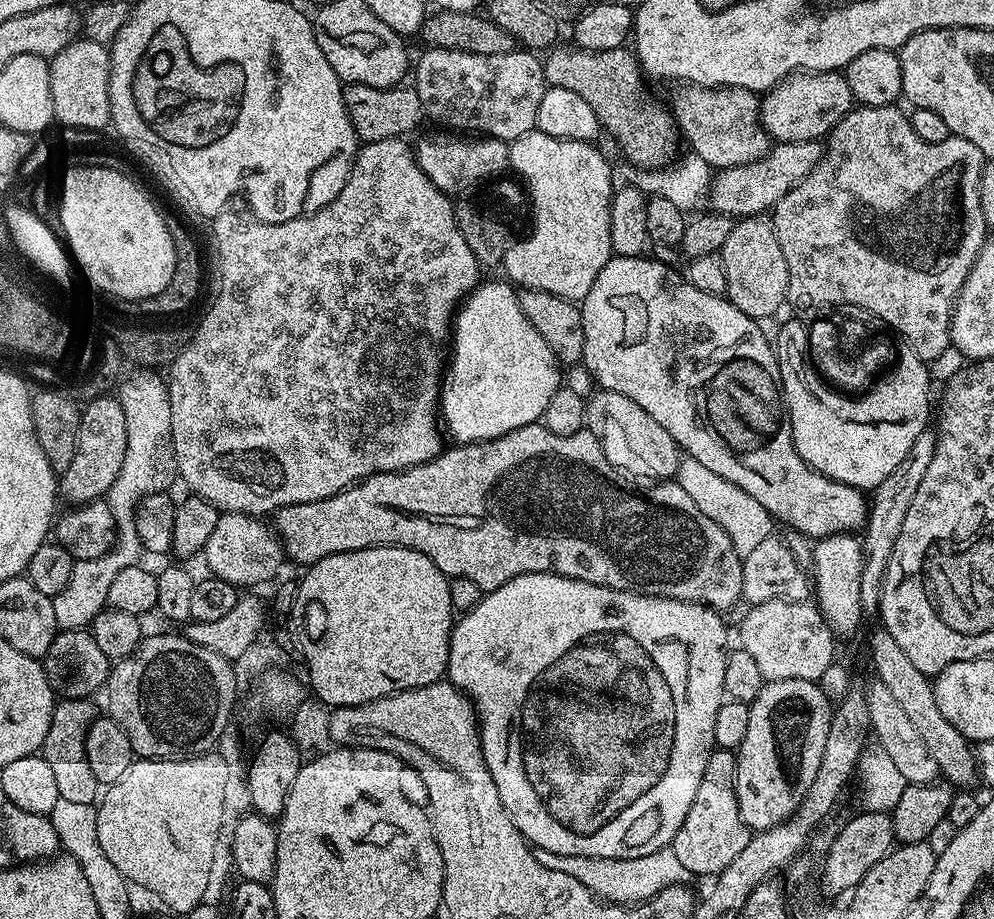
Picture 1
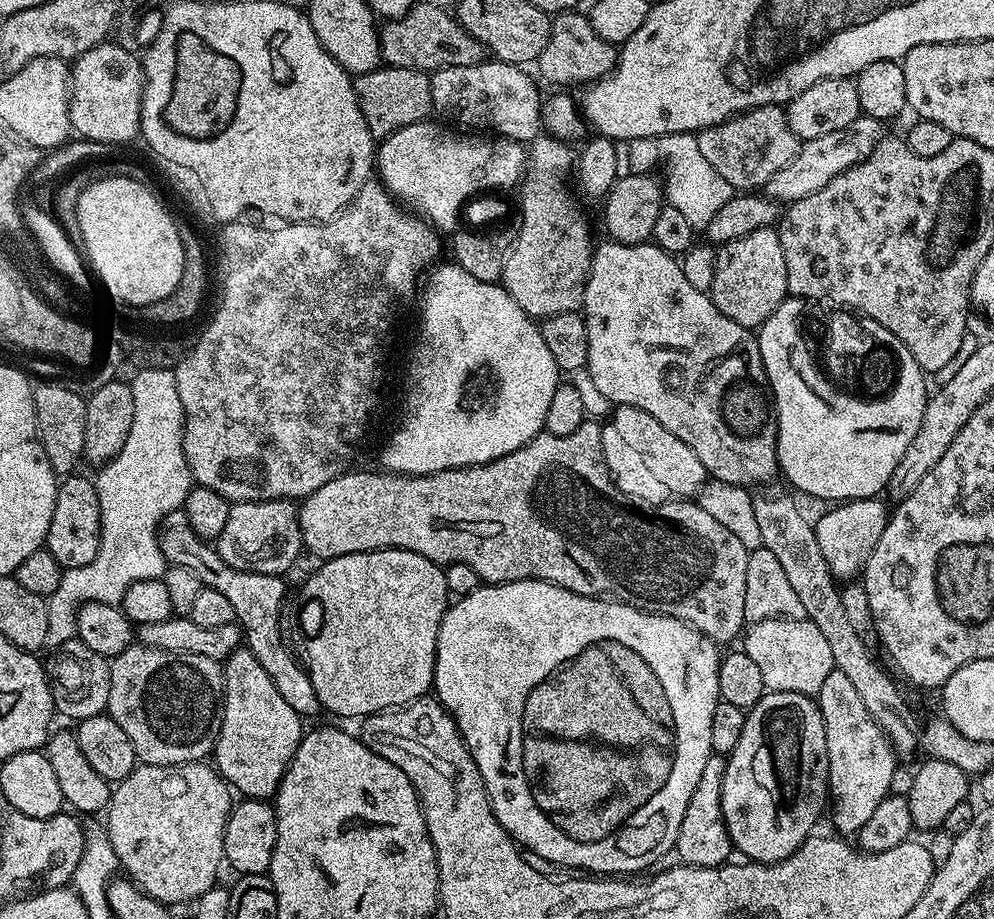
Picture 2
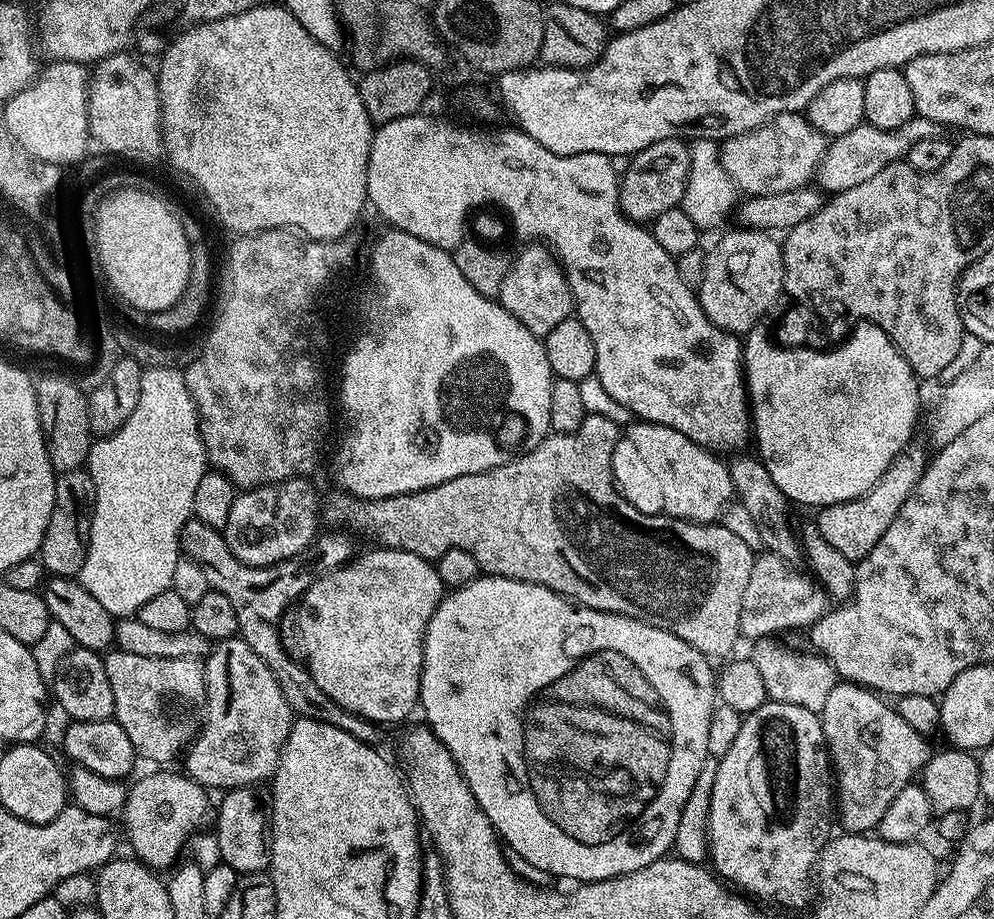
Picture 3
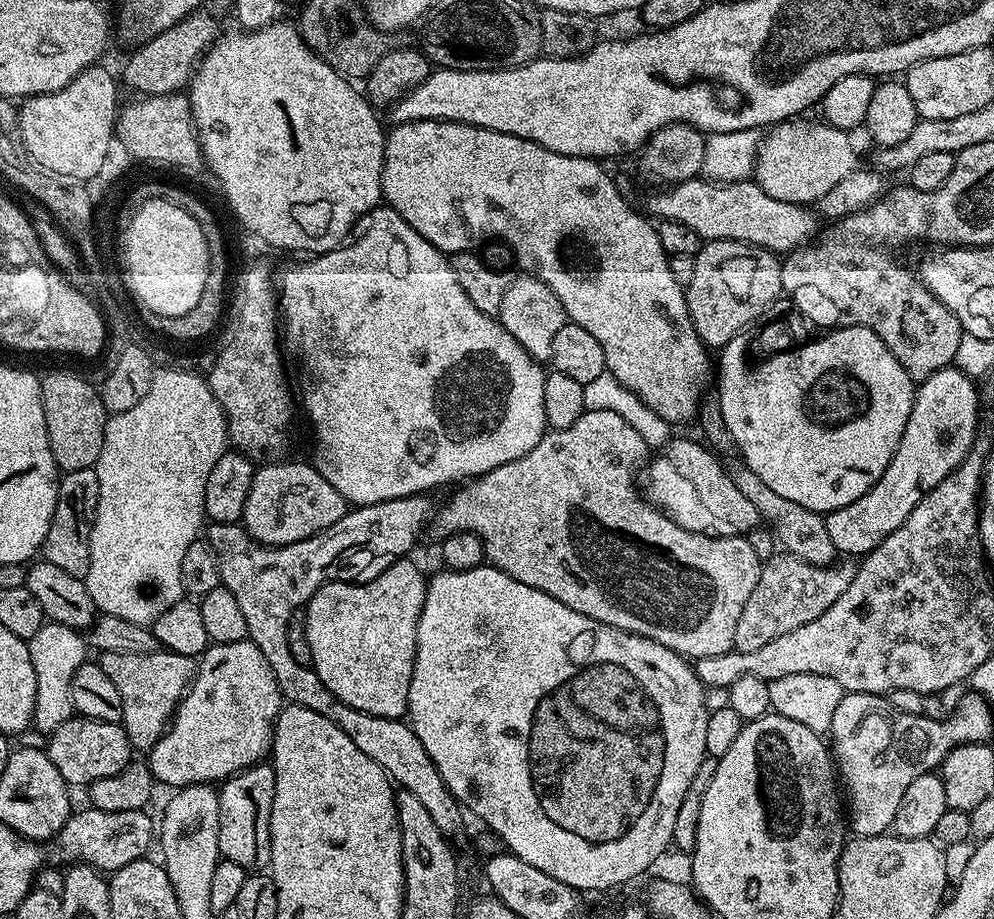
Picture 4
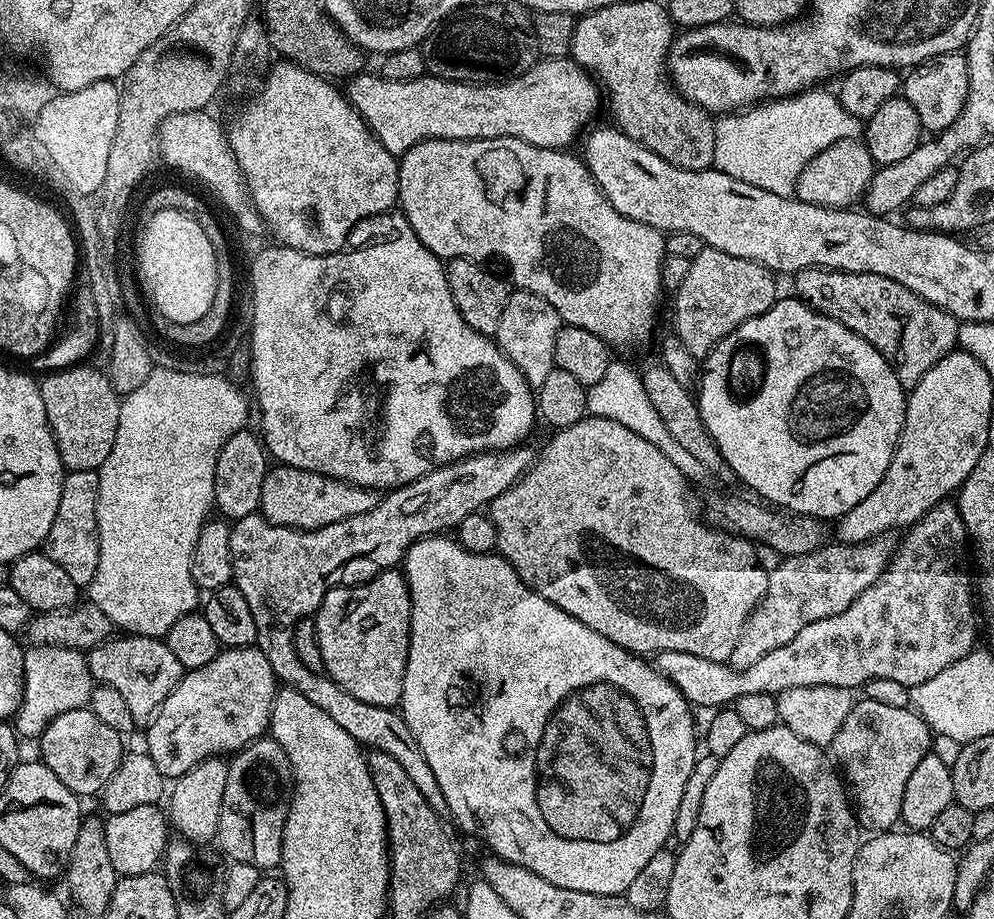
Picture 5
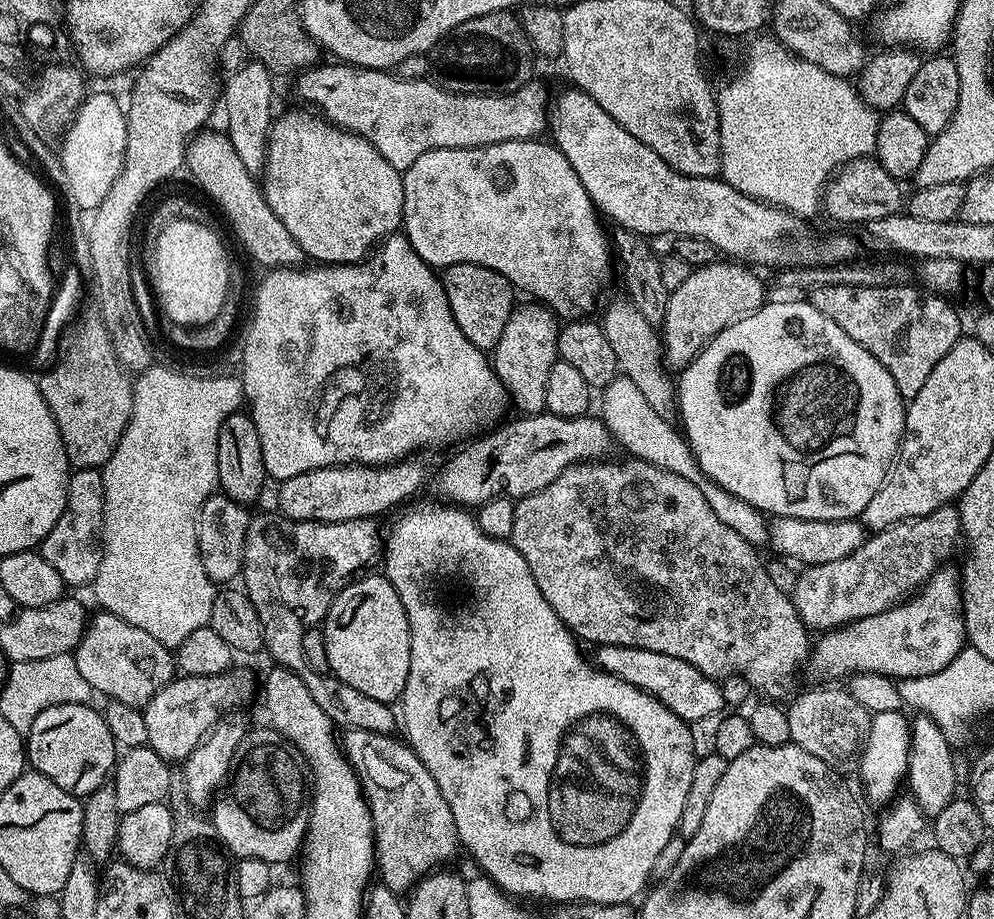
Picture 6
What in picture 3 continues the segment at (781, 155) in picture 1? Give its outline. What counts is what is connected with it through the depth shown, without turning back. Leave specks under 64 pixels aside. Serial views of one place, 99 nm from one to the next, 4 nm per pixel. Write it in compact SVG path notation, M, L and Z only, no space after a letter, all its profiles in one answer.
M919 114L913 116L910 122L902 122L894 131L878 130L868 123L858 125L850 134L835 137L827 145L824 157L816 168L815 183L825 193L835 194L850 190L850 186L858 186L869 178L874 178L878 170L886 170L886 166L903 161L907 157L910 146L914 142L922 142L922 138L941 135L941 125L930 122Z

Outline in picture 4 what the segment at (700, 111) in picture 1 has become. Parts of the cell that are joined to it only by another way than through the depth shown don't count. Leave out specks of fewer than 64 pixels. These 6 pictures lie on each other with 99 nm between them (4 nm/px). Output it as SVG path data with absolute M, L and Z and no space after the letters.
M785 122L777 124L761 139L759 148L756 149L756 167L754 169L754 183L770 198L778 198L778 202L787 204L815 205L827 194L832 187L838 186L846 177L857 171L856 148L852 145L852 136L842 129L836 128L827 122L820 124L796 124L800 122Z

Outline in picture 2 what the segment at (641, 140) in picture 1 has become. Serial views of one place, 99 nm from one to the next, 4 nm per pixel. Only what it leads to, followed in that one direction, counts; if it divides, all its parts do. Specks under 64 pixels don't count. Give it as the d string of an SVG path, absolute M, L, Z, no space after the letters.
M573 10L571 12L560 12L557 16L551 17L551 21L550 38L546 42L546 50L542 50L538 61L541 76L539 76L539 79L541 81L544 79L549 80L552 84L560 84L556 86L568 86L564 84L587 86L597 80L603 80L615 68L618 55L617 45L598 38L598 34L594 34L594 26L590 26L588 17L583 11Z

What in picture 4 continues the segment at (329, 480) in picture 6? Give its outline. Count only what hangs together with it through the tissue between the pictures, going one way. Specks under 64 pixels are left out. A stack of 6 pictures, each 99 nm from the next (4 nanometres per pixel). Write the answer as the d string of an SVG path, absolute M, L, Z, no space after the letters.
M264 462L252 473L250 482L250 494L246 494L246 506L244 507L243 526L259 544L268 544L272 548L286 546L294 542L302 542L311 536L317 536L319 532L325 532L334 522L338 522L350 511L347 500L318 474L318 470L311 463L304 464L276 464L280 462Z

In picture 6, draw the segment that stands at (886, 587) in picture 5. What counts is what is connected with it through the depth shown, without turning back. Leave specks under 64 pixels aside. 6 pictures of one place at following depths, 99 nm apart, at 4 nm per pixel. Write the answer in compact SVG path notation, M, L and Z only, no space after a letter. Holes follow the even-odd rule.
M948 567L937 568L927 584L907 602L825 631L821 635L824 637L811 645L806 668L820 682L840 682L858 672L873 672L901 681L942 670L966 646L962 580L957 569L955 572ZM613 644L599 645L595 652L594 664L600 671L622 678L622 682L630 682L630 686L638 686L646 694L658 698L658 702L678 714L678 718L691 722L720 712L725 707L719 683L713 677L704 676L702 670L690 666L690 662L682 662L682 658L670 658L670 654L658 654L654 650Z

